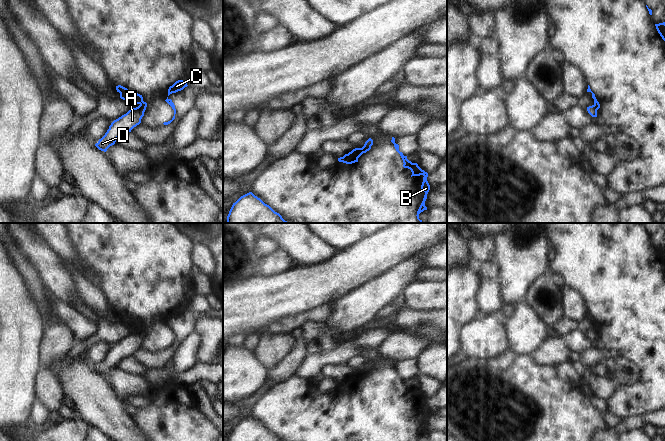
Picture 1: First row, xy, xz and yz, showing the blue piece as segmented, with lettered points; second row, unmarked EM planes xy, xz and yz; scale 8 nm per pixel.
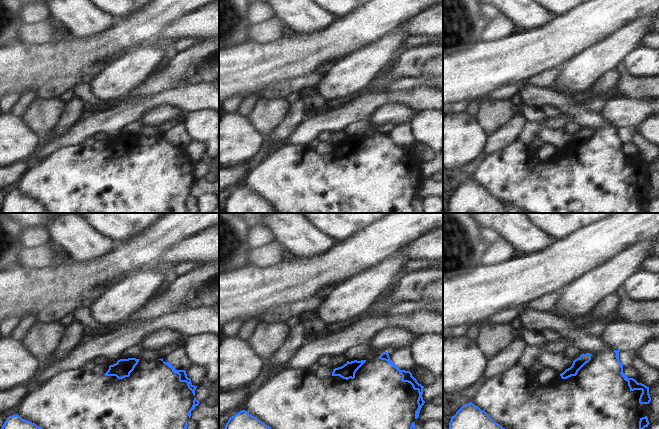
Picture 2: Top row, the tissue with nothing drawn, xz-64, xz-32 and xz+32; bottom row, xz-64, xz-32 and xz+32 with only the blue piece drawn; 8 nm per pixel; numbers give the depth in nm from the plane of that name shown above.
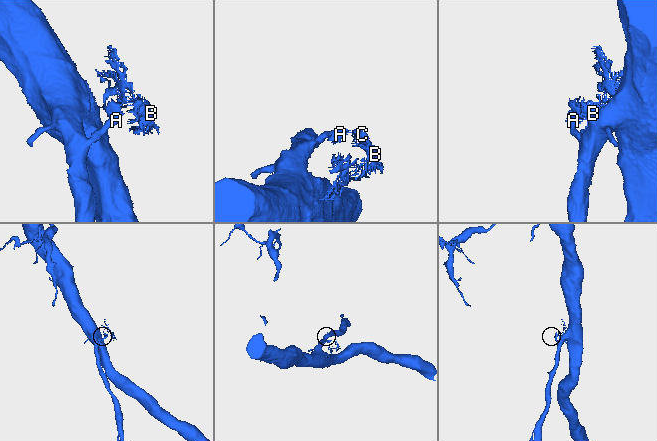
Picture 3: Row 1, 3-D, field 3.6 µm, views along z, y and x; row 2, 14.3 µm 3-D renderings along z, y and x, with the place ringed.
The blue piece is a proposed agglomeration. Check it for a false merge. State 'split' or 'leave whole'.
split

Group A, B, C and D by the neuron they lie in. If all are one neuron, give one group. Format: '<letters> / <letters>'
A D / B C

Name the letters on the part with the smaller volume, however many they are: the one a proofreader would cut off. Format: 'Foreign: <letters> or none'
Foreign: B, C

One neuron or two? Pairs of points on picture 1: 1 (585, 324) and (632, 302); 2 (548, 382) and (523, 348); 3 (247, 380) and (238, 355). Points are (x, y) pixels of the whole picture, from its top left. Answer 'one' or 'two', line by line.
1: two
2: two
3: one

